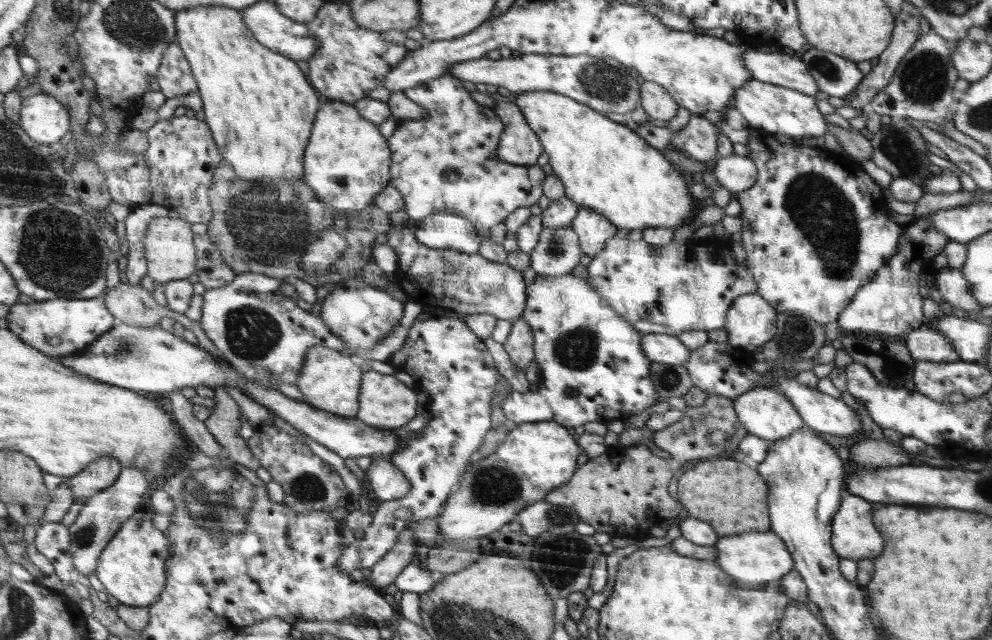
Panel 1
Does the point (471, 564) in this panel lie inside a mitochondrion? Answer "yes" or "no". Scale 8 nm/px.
no

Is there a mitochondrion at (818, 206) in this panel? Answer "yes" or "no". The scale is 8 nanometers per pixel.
yes

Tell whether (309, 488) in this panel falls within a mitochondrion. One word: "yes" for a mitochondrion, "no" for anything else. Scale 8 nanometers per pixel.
yes

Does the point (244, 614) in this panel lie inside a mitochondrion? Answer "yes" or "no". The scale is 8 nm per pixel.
no

